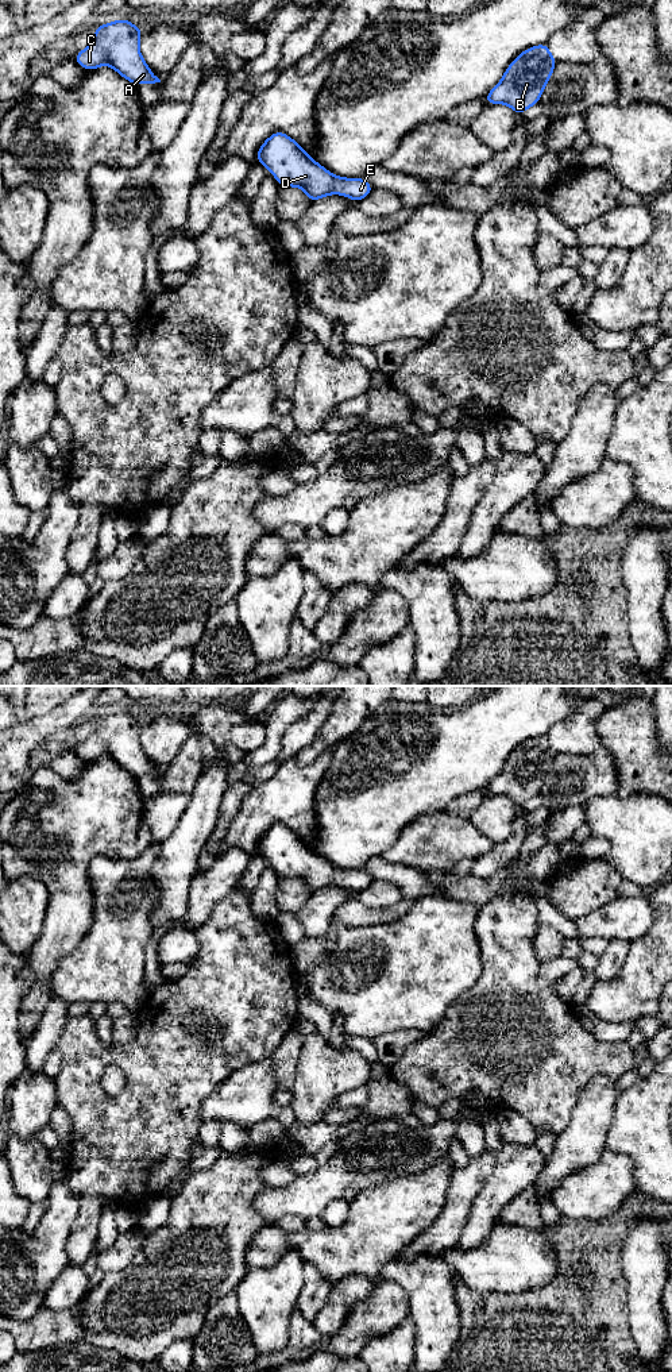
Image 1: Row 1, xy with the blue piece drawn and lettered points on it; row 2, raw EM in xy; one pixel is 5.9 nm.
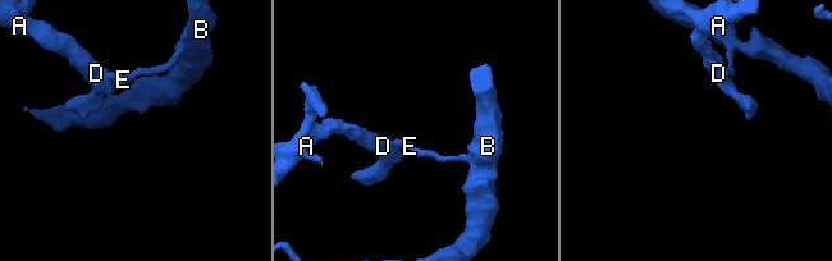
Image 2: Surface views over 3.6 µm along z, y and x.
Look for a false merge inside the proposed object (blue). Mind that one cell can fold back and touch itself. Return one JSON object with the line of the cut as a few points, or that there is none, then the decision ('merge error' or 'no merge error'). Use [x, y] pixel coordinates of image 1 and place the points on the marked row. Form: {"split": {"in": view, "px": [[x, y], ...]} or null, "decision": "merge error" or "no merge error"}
{"split": {"in": "xy", "px": [[331, 174], [333, 188], [338, 192]]}, "decision": "merge error"}

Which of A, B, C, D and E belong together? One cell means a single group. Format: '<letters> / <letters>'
A C D / B E

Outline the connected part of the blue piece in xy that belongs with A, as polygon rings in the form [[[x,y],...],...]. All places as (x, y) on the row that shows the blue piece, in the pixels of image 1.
[[[127,19],[99,26],[93,41],[74,55],[74,61],[86,70],[108,65],[134,85],[161,82],[140,54],[142,34],[143,30]]]

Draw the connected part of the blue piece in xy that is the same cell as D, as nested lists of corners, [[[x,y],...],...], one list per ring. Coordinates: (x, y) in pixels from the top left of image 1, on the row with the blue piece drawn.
[[[281,131],[274,132],[259,147],[256,162],[267,167],[283,188],[304,189],[310,203],[337,193],[332,173]]]

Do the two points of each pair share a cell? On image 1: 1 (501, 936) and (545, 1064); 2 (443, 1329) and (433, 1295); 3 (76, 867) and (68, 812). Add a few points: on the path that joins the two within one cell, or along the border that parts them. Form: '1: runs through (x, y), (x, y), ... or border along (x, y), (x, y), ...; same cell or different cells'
1: runs through (508, 968), (508, 1016), (520, 1032); same cell
2: runs through (437, 1321), (433, 1303); same cell
3: runs through (73, 854), (73, 841), (68, 836), (68, 825); same cell

